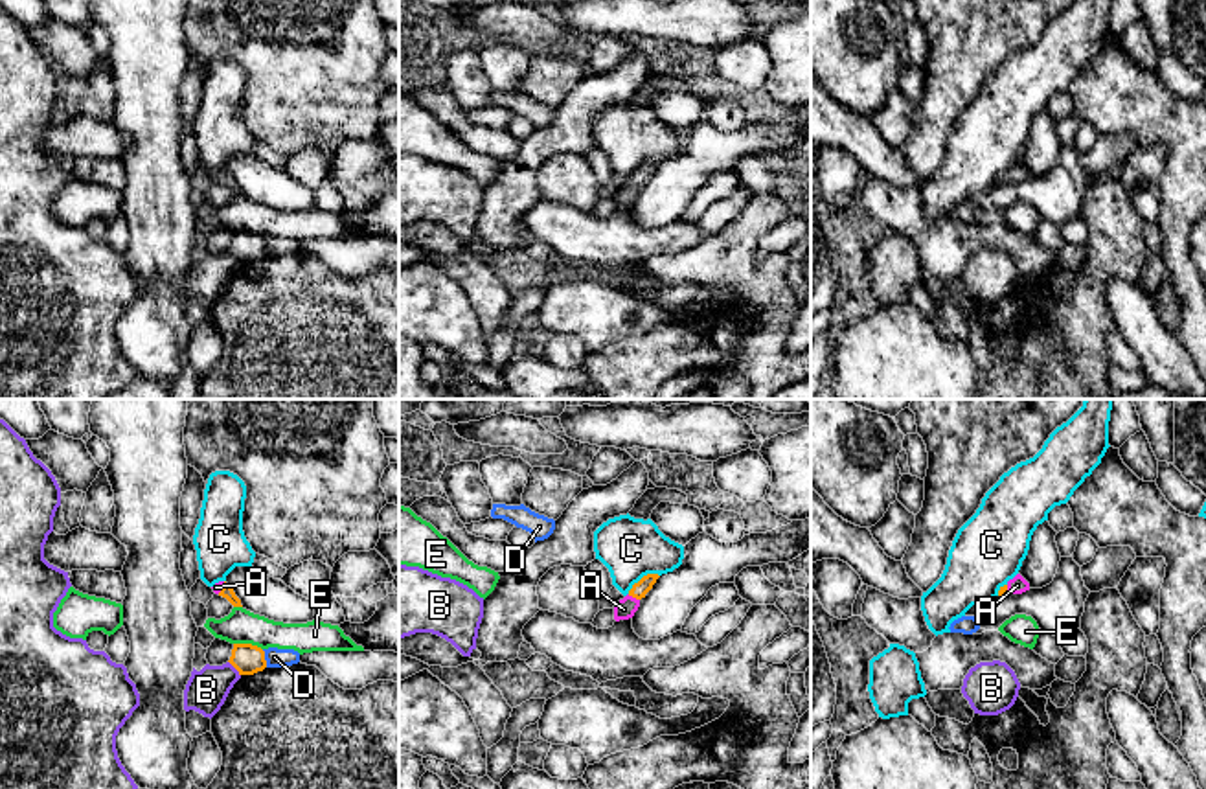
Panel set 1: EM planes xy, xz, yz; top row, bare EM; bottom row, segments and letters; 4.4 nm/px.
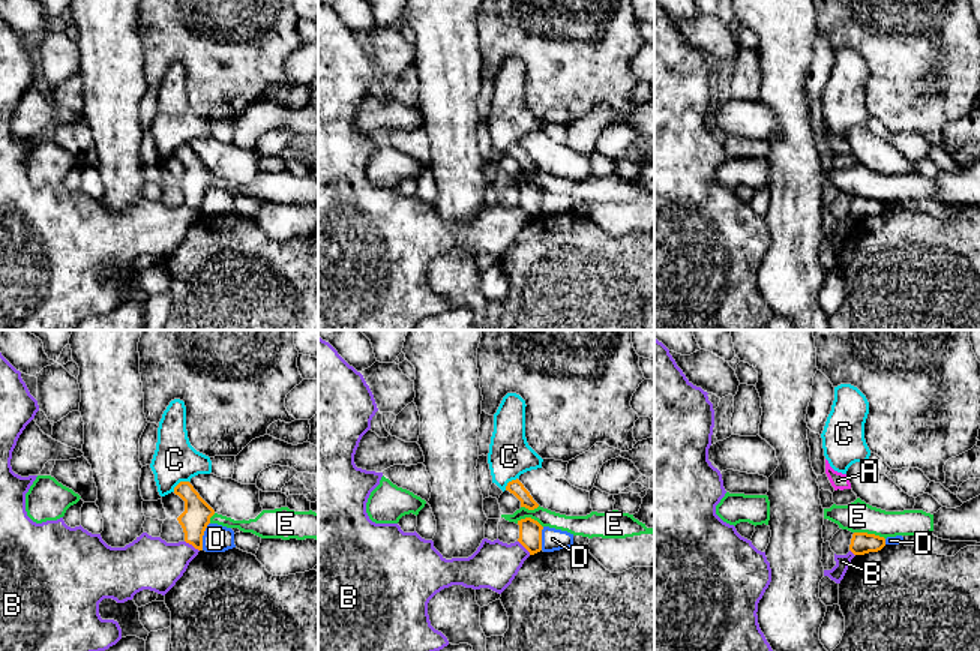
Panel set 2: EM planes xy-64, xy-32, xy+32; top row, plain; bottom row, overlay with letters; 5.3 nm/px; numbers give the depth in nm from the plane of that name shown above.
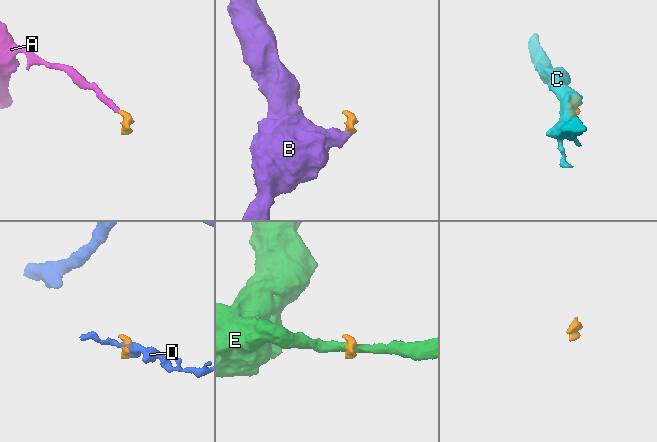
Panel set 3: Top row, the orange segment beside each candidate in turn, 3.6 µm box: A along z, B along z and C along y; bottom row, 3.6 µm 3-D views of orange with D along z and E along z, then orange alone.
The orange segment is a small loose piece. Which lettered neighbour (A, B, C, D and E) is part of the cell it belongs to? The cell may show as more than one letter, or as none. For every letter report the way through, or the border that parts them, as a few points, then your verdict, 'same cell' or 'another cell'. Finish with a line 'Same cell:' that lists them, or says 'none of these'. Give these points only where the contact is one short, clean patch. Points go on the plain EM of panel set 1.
A: way xz (638, 179), (633, 184), (624, 197); same cell
B: border xy (228, 249), (239, 263); another cell
C: border xz (659, 162), (644, 162), (627, 181); another cell
D: border xy (261, 238), (267, 254); another cell
E: border xy (234, 230), (250, 230), (261, 238); another cell
Same cell: A

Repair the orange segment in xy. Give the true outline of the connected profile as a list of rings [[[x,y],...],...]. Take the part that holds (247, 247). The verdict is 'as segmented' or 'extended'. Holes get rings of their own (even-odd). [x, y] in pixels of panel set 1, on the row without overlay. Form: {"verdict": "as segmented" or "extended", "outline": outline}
{"verdict": "as segmented", "outline": [[[233,232],[228,250],[239,259],[239,263],[254,263],[267,256],[265,239],[252,232]]]}

